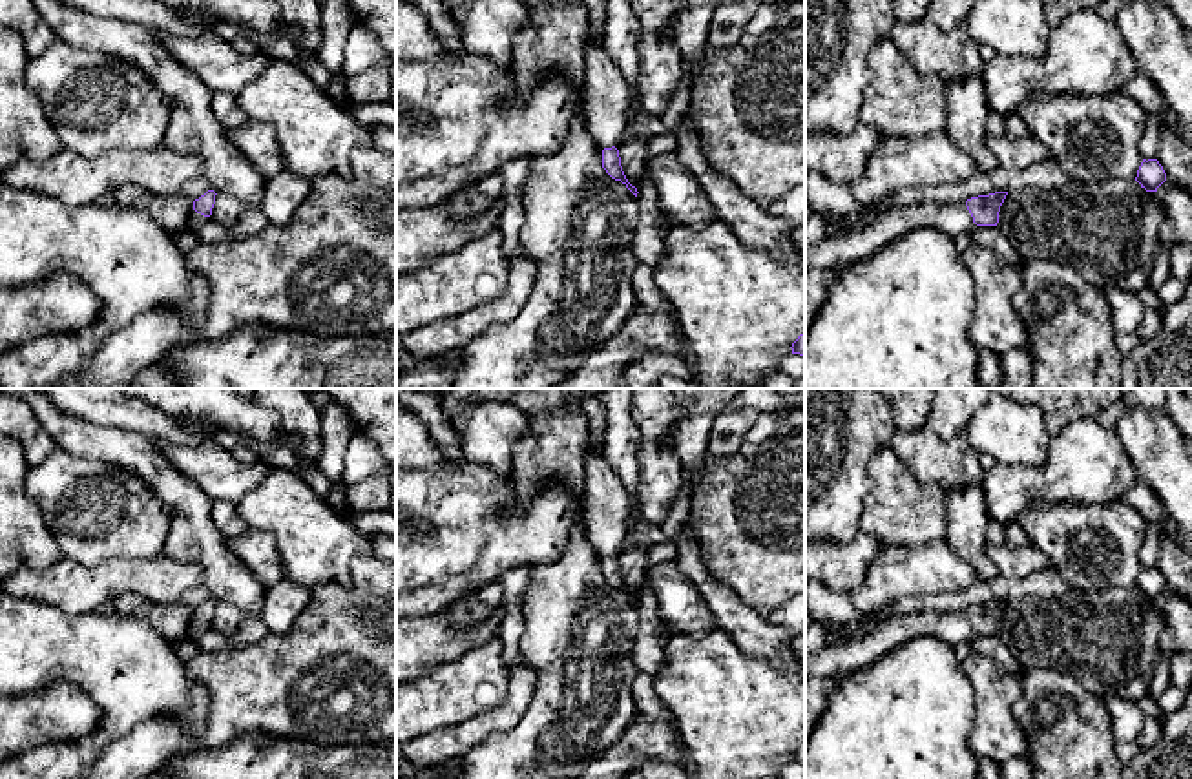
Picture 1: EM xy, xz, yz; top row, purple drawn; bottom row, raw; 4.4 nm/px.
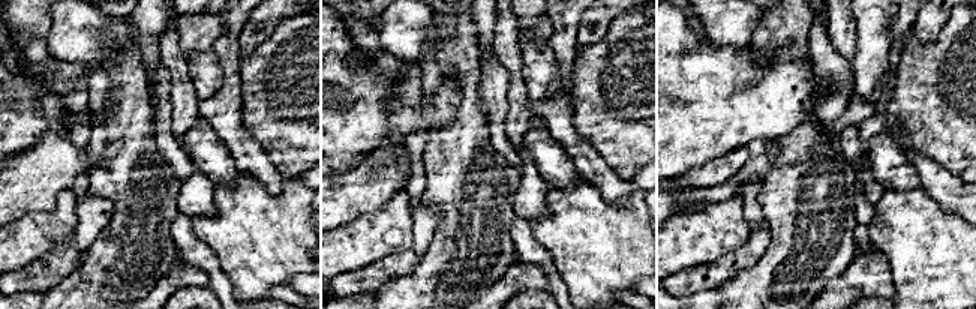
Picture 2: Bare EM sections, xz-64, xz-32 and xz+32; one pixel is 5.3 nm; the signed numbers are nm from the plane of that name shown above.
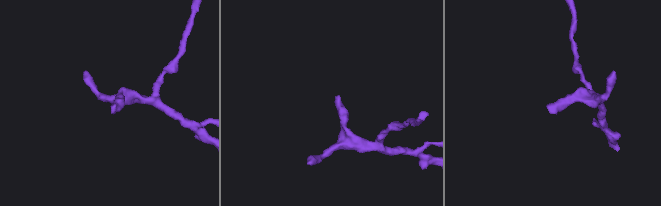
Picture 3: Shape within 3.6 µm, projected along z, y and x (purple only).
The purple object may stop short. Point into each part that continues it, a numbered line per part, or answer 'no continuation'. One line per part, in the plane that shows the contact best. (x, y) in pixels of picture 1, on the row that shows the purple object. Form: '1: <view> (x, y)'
1: yz (953, 218)

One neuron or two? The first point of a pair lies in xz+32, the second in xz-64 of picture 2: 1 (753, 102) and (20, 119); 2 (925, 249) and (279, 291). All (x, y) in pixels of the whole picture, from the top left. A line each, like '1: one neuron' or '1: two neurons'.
1: one neuron
2: two neurons

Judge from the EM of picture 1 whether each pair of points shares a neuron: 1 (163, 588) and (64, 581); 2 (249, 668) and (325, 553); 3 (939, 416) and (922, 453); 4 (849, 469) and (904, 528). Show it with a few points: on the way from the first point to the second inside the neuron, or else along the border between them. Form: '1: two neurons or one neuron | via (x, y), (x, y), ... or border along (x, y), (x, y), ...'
1: one neuron | via (139, 581), (88, 581)
2: two neurons | border along (351, 571), (347, 584), (322, 582), (311, 588)
3: two neurons | border along (926, 422), (942, 438), (966, 431)
4: two neurons | border along (882, 449), (871, 462), (871, 488), (858, 529)

